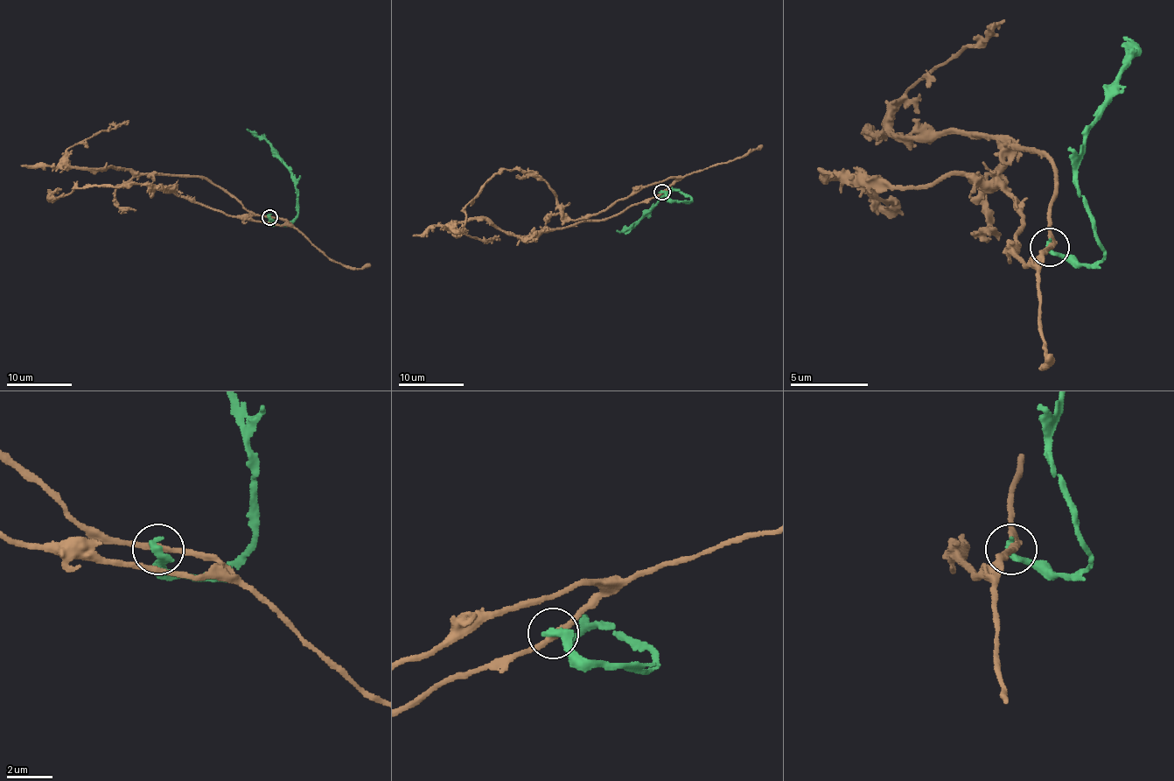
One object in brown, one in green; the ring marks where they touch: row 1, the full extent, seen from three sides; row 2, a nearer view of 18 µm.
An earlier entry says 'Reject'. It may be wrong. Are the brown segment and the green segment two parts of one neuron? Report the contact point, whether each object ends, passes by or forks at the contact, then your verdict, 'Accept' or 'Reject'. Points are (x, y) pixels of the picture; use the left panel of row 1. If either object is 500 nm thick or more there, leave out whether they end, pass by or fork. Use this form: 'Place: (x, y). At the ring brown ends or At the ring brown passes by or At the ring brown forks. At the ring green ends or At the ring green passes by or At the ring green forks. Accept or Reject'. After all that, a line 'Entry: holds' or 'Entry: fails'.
Place: (269, 217). At the ring brown passes by. At the ring green ends. Reject
Entry: holds

